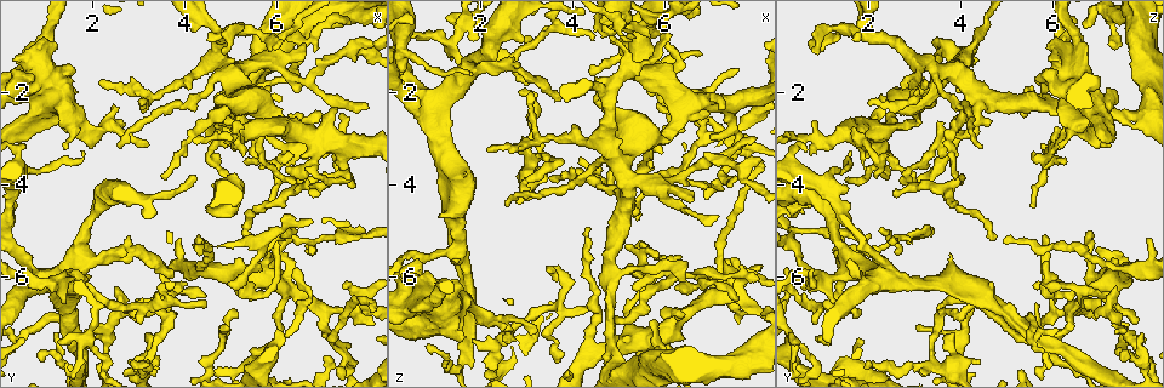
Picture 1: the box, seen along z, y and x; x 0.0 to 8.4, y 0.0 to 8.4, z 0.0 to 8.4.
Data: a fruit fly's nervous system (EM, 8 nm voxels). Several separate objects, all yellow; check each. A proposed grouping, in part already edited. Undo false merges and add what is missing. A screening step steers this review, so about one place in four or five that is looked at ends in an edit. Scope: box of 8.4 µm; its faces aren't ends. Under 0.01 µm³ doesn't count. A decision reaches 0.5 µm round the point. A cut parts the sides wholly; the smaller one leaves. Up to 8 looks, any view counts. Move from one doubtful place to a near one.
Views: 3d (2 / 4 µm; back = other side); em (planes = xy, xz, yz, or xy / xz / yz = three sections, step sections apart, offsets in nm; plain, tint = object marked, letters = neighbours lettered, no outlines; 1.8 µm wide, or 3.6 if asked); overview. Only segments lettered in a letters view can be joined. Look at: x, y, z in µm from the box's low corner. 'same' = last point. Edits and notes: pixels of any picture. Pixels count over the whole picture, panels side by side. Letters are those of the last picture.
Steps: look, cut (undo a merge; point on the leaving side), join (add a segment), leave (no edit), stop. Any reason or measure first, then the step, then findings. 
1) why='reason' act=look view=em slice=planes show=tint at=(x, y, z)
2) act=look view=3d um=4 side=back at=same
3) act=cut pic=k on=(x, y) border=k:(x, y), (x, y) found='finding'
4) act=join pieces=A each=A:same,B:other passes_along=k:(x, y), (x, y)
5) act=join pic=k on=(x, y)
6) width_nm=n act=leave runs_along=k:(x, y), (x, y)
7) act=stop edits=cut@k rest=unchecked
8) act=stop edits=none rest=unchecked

act=look view=3d um=2 at=(6.70, 5.25, 2.50)

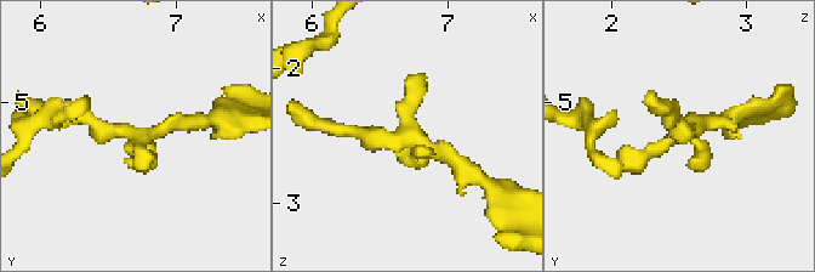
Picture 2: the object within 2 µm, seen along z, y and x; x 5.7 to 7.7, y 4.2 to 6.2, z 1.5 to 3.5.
act=look view=em um=3.6 slice=xz step=8 show=tint at=(6.74, 5.26, 2.48)

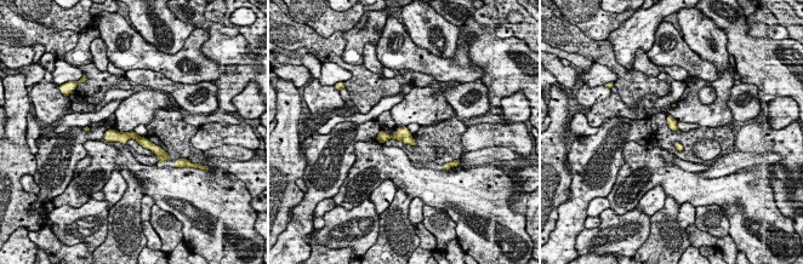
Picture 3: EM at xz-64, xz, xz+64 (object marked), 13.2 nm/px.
why='cut it another way' act=look view=em um=3.6 slice=yz step=16 show=letters at=same

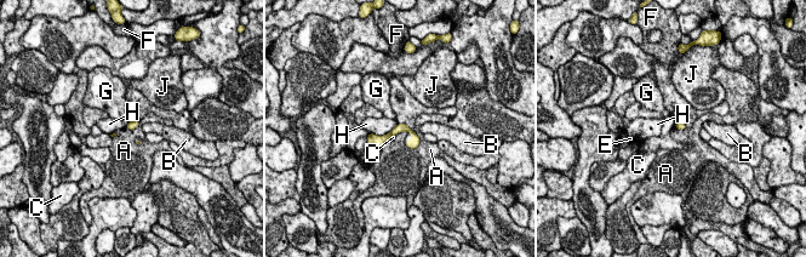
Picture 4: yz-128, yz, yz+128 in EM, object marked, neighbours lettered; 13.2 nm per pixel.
act=leave each=A:other,B:other,C:other,E:other,F:other,G:other,H:other,J:other found='all the same neuron'

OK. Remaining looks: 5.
why='sharp bend' act=look view=em slice=xz step=4 show=tint at=(2.25, 7.80, 0.80)

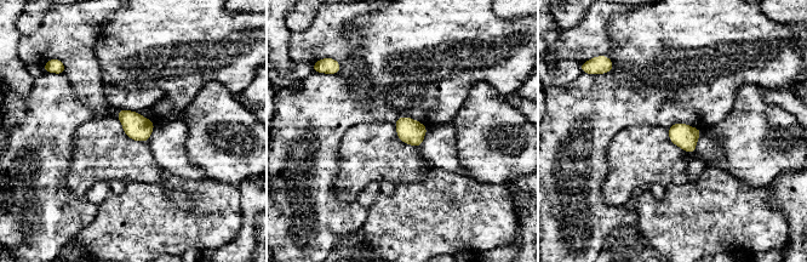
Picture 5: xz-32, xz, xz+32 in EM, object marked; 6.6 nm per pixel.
act=look view=em slice=planes show=letters at=same

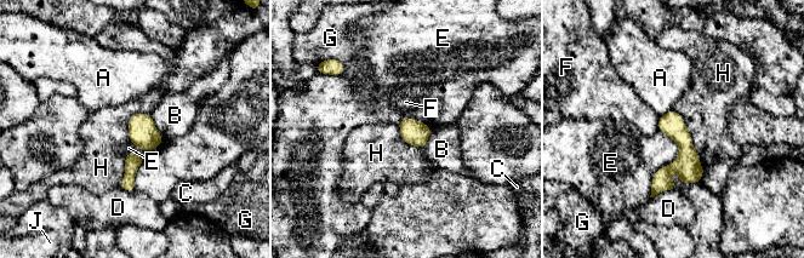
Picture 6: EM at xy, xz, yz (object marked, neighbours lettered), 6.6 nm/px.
act=leave each=A:other,B:other,C:other,D:other,E:other,F:other,G:other,H:other,J:other border=6:(672, 109), (682, 118), (703, 171) found='all the same neuron'

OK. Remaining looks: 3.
why='an open end' act=look view=em slice=xy step=16 show=letters at=(1.45, 6.60, 5.70)

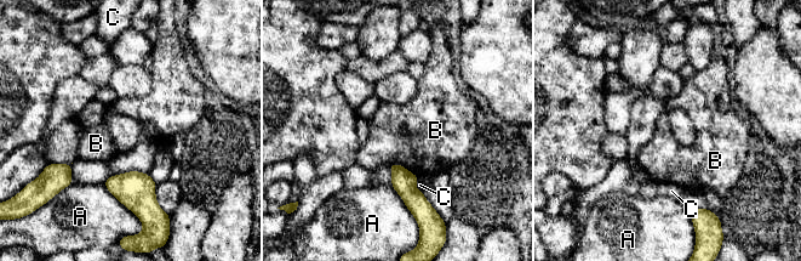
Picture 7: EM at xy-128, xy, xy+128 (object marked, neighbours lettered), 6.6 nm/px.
act=leave each=A:other,B:other,C:other border=7:(388, 164), (404, 165), (419, 179) found='no lettered segment goes on from it'

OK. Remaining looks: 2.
act=stop edits=none rest=unchecked

